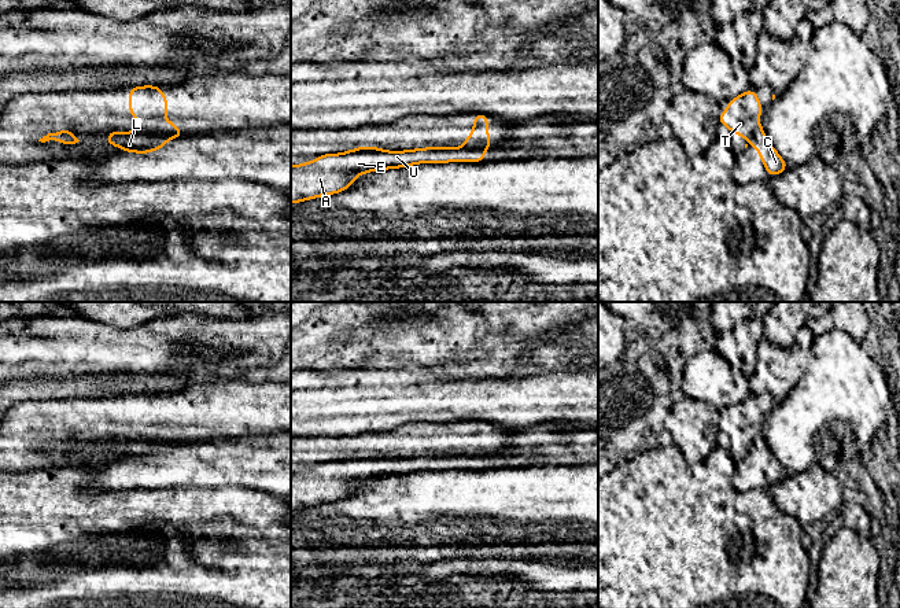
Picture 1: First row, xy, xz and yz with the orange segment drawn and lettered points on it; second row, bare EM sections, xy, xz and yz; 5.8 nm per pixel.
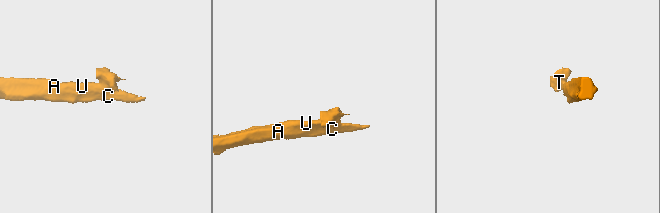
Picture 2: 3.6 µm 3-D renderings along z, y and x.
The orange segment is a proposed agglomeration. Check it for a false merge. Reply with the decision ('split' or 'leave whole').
split

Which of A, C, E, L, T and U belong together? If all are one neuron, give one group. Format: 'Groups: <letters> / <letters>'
Groups: A C E L U / T

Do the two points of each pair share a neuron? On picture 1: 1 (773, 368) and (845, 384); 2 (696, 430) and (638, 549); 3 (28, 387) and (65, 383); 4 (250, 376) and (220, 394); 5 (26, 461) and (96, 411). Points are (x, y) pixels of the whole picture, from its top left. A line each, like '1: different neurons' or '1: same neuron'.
1: different neurons
2: different neurons
3: same neuron
4: different neurons
5: same neuron

